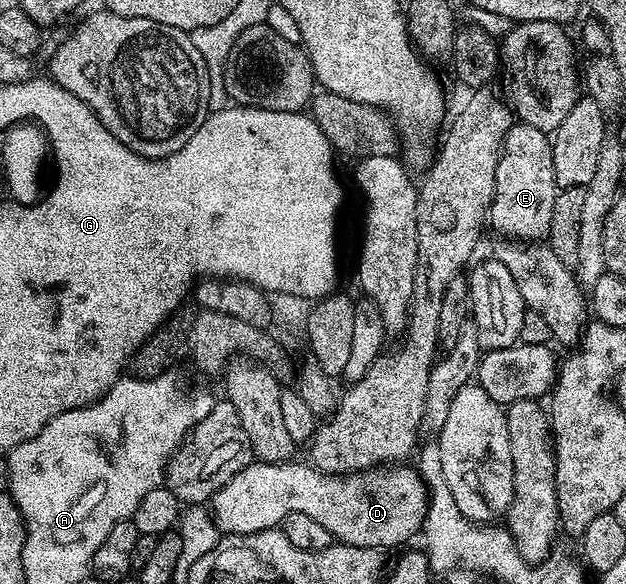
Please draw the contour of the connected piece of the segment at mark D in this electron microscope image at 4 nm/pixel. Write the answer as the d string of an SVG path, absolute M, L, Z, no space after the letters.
M252 460L242 466L209 503L215 527L224 535L252 534L282 527L289 512L301 512L323 525L336 543L380 552L402 547L407 544L402 542L422 531L429 491L414 465L387 464L353 474L325 474L303 462Z

